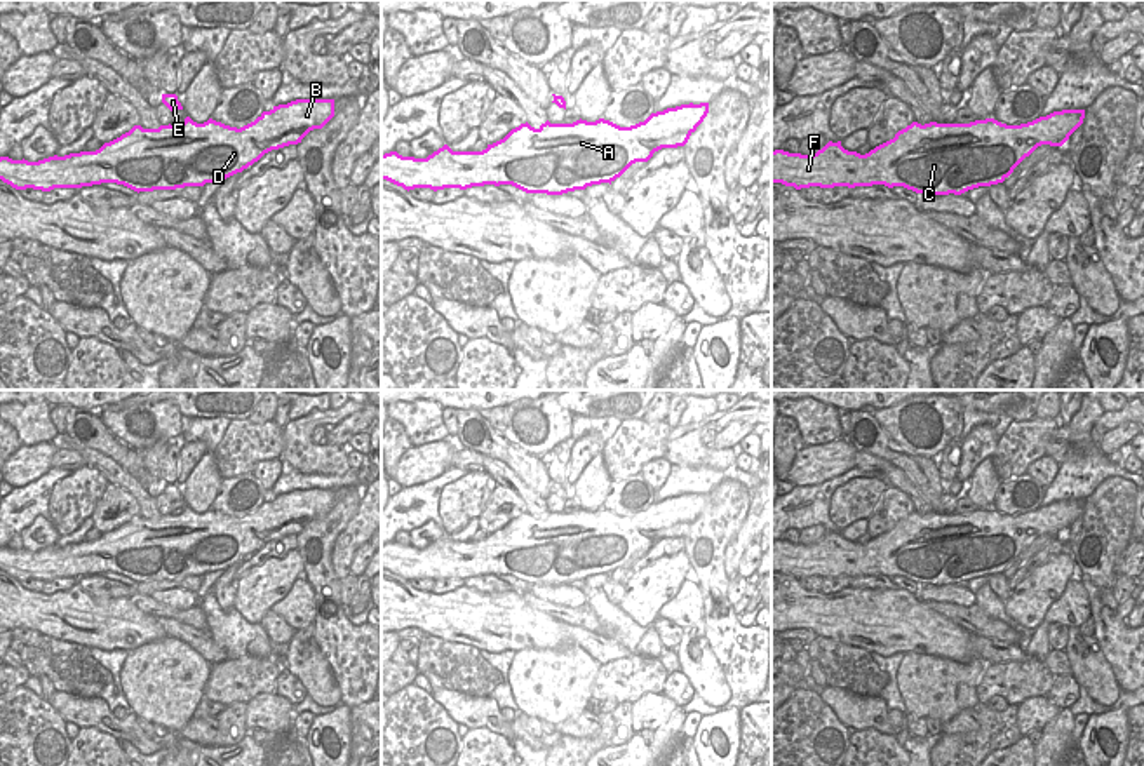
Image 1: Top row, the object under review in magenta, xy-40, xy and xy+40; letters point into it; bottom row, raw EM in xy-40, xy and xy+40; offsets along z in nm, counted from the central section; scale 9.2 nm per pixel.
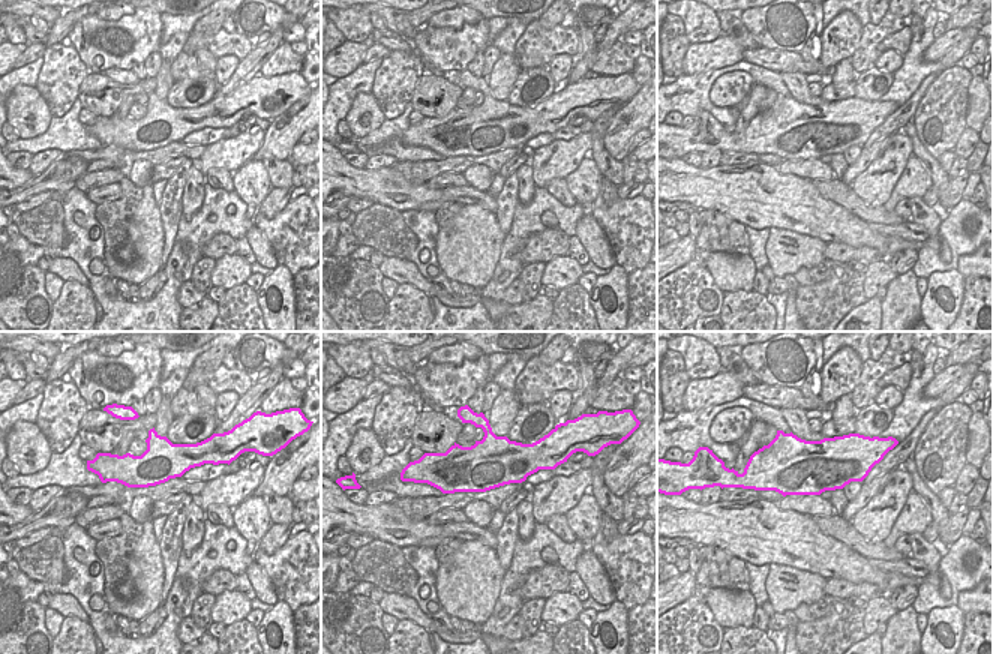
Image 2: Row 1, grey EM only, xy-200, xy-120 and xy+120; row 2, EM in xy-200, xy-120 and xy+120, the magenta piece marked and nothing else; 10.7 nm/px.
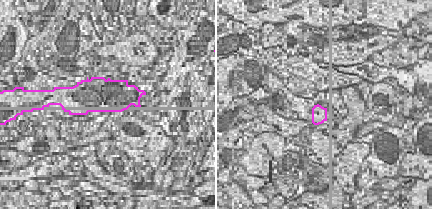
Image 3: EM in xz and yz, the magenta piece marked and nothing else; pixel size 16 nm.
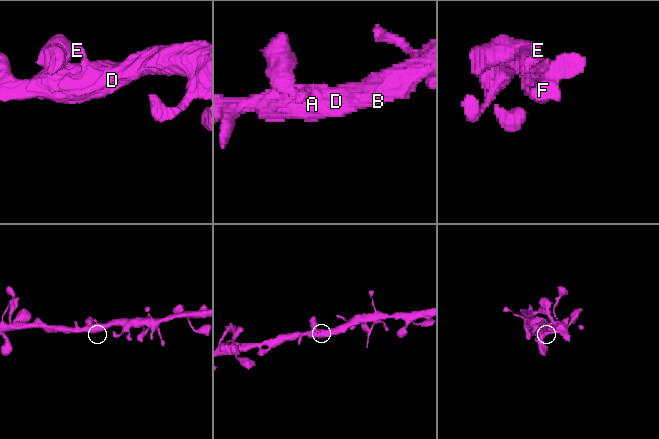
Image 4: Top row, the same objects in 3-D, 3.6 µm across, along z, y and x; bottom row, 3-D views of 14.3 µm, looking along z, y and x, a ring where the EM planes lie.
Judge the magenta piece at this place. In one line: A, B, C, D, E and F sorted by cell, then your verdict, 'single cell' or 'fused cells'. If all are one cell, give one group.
A B C D E F; single cell

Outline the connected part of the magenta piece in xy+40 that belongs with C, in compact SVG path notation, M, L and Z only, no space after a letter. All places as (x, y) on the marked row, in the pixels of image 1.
M1062 110L1020 125L994 118L970 124L918 124L865 155L829 141L813 155L771 151L771 183L820 186L904 186L916 193L961 195L1003 183L1038 146L1062 146L1085 110Z

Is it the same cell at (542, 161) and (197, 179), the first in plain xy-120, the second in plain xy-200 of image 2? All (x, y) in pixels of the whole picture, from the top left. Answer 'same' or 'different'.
different

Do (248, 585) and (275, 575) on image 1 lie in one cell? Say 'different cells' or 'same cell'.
same cell

